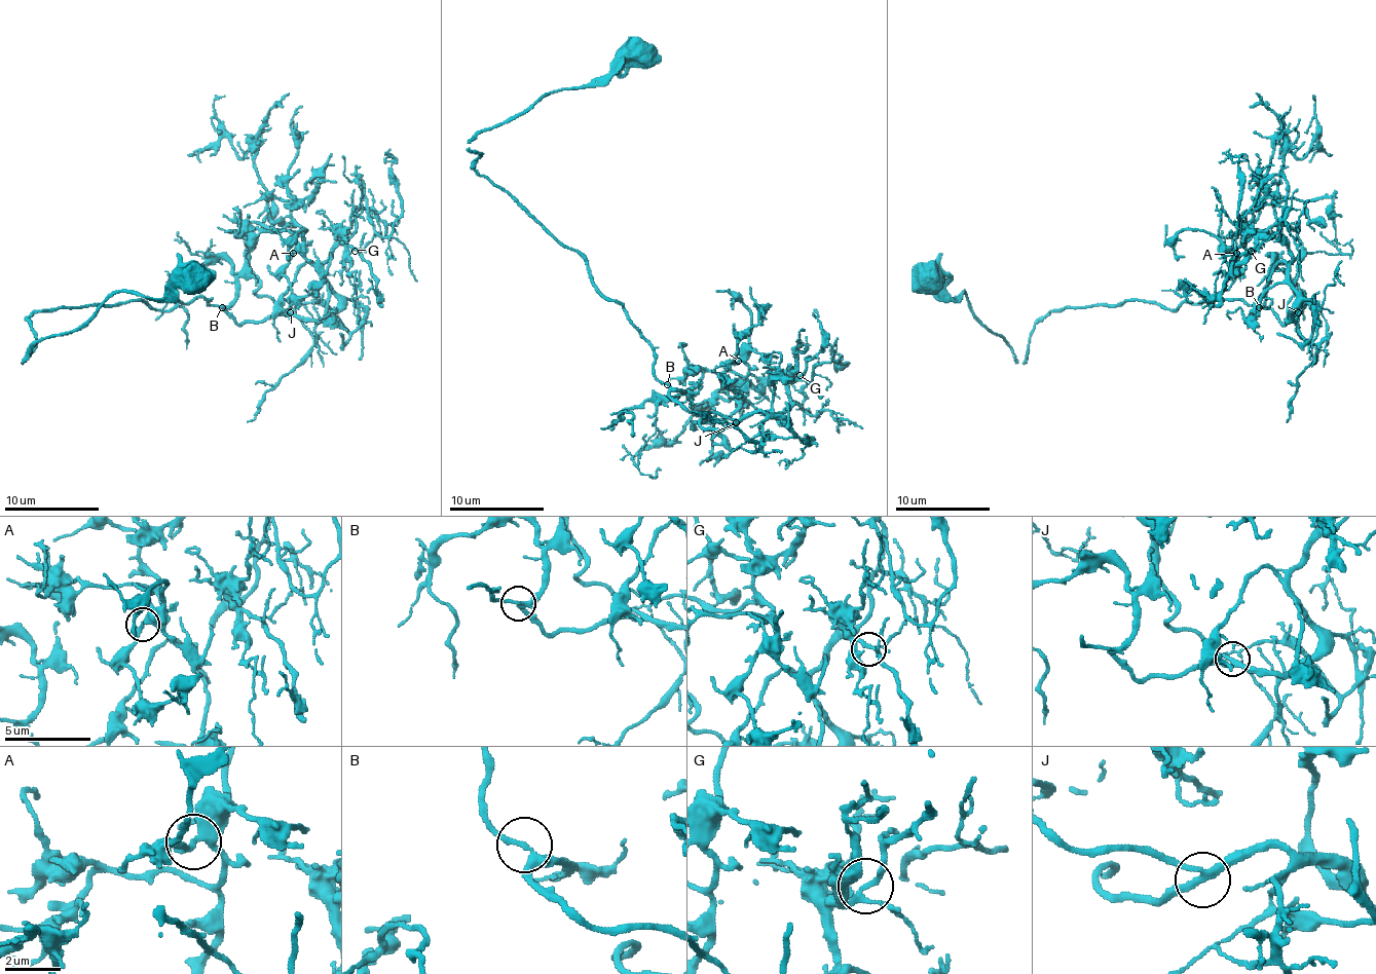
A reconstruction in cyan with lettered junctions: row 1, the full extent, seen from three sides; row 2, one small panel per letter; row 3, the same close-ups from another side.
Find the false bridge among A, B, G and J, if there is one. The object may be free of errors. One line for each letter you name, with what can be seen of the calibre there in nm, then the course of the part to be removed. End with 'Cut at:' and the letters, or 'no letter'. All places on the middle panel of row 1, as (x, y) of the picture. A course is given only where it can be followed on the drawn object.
Cut at: no letter

